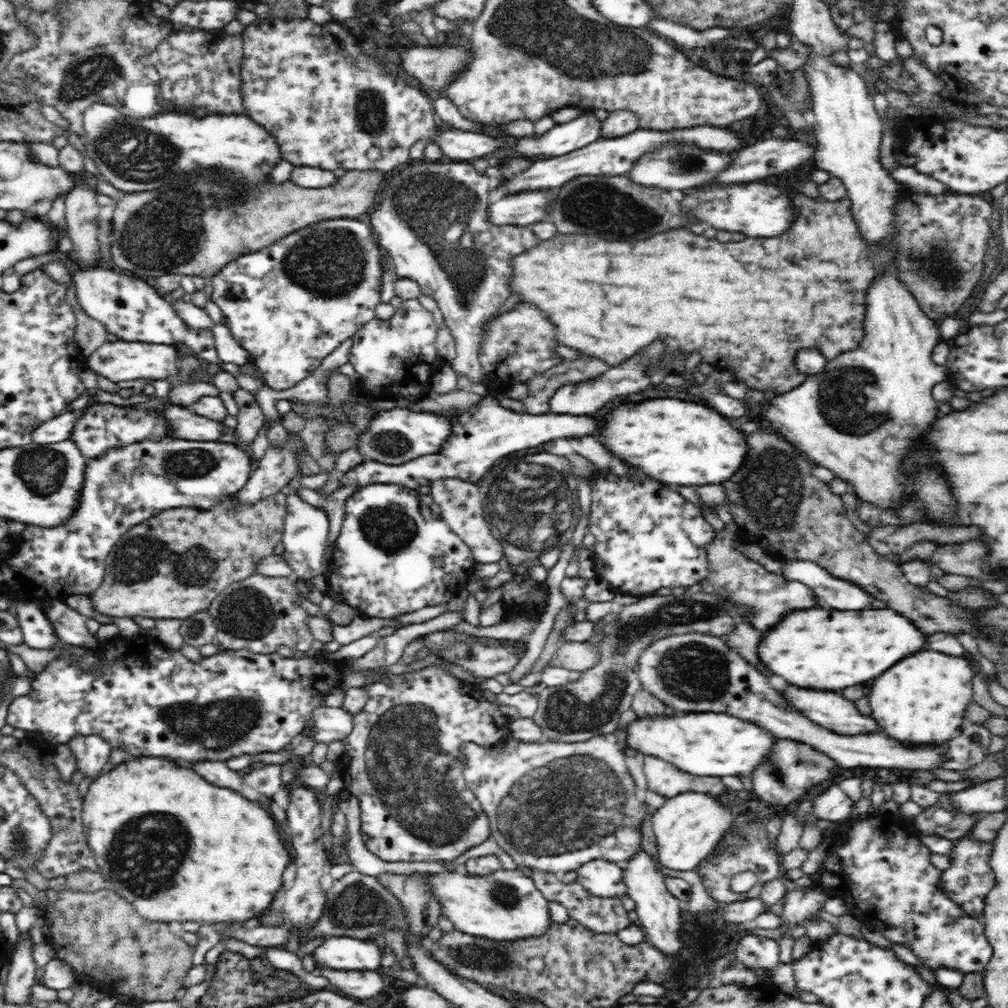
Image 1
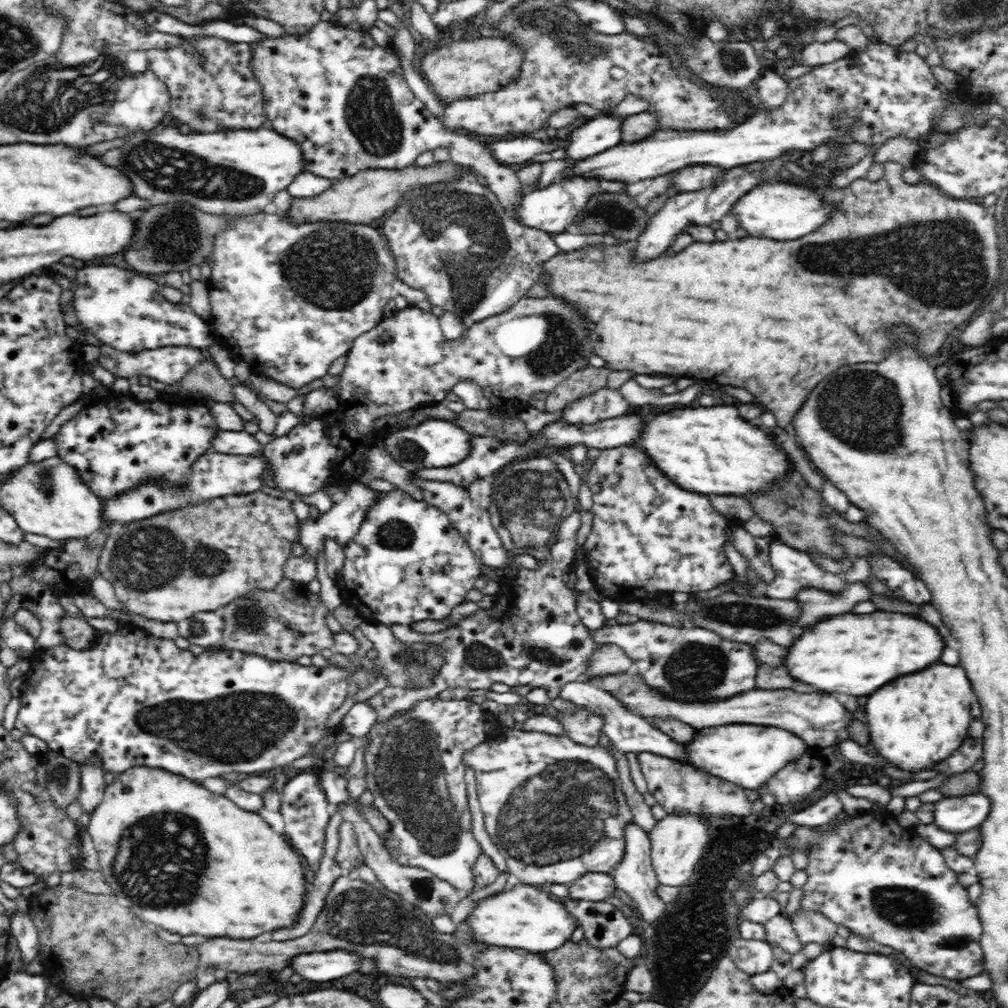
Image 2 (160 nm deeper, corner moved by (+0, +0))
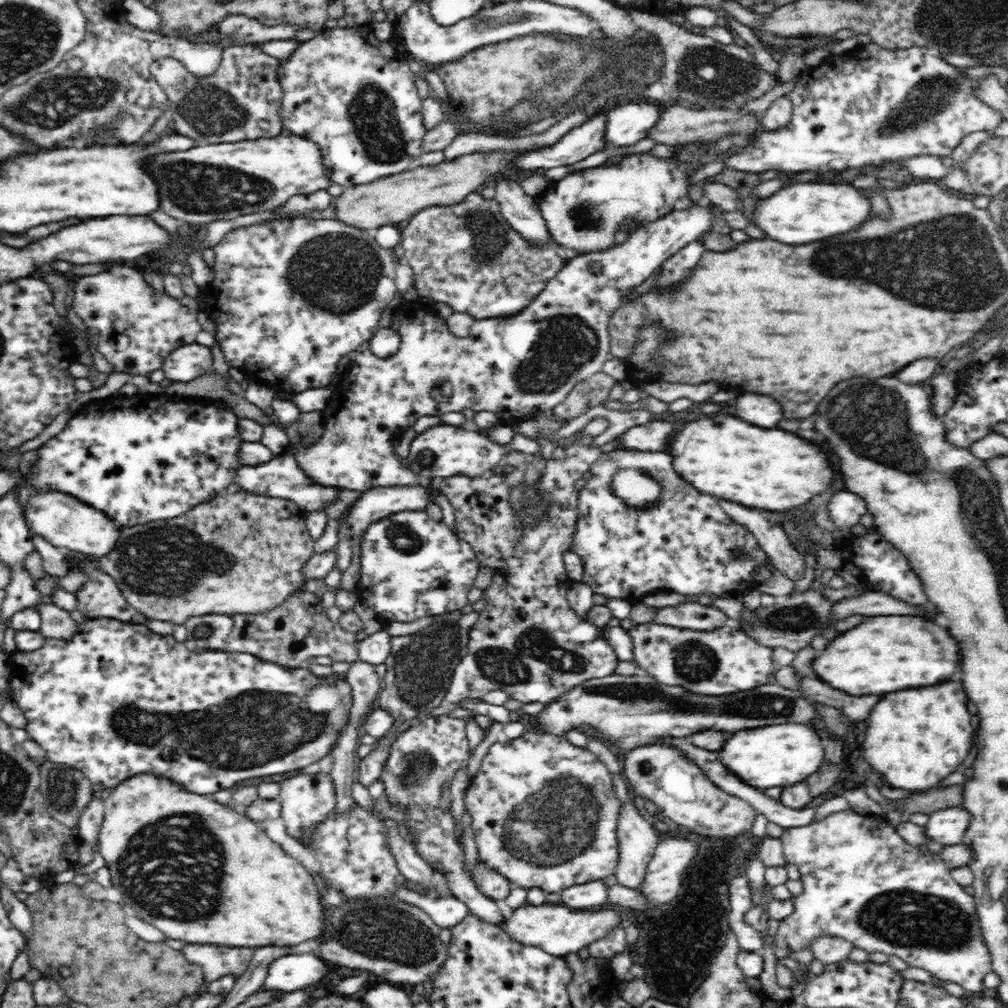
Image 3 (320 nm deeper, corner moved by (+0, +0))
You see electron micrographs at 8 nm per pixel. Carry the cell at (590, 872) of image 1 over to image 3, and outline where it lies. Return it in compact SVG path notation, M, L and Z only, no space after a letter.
M600 880L572 885L560 891L561 903L572 910L601 908L607 902L608 889Z

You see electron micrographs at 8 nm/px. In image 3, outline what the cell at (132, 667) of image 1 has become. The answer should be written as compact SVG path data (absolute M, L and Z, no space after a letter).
M99 617L96 619L88 618L85 622L77 624L76 633L72 637L66 639L47 638L42 648L32 652L26 652L25 650L20 650L16 647L16 649L7 654L6 664L10 671L10 701L17 704L26 717L27 725L25 726L25 730L27 730L27 733L30 734L30 738L32 738L31 740L36 741L42 748L44 748L48 761L55 764L66 764L71 768L80 770L80 772L86 775L86 778L90 779L90 782L94 786L93 790L96 794L103 791L105 788L115 789L117 785L122 784L125 780L128 780L128 777L145 773L152 774L154 776L164 776L165 779L173 781L178 785L183 785L185 789L188 788L188 792L200 792L202 796L206 794L214 795L214 793L218 792L218 790L226 790L226 788L234 786L237 782L248 780L248 778L256 778L256 776L274 776L274 774L284 774L284 772L288 772L288 774L295 774L296 772L292 772L292 770L300 770L300 768L304 769L310 764L318 763L322 760L322 758L333 752L334 746L336 746L337 740L340 738L340 732L342 732L343 728L347 725L350 715L349 712L351 710L351 706L353 705L353 692L351 686L346 680L340 678L340 675L330 675L330 684L334 686L334 688L332 688L332 694L336 694L336 698L338 698L338 700L334 702L334 710L332 710L332 702L330 702L330 712L318 712L318 710L314 710L314 706L318 706L318 702L316 702L316 700L318 700L318 696L314 696L314 692L312 692L312 690L314 690L314 686L318 686L318 684L326 684L324 679L327 679L327 677L324 676L324 678L320 678L318 675L314 675L314 673L312 673L309 669L306 669L306 666L290 669L288 667L284 667L283 665L279 665L276 663L276 660L263 660L257 656L252 656L252 653L246 654L226 652L224 650L205 650L202 654L197 654L194 651L187 650L186 647L184 647L184 642L176 641L172 635L164 637L152 633L147 626L143 626L142 624L124 623L123 621L107 617Z

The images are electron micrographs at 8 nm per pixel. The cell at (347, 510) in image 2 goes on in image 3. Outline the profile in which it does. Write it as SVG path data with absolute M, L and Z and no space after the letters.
M421 481L420 484L404 486L404 487L386 487L386 488L372 488L364 492L362 500L348 512L348 520L344 524L340 524L338 530L339 541L335 547L338 553L338 566L340 572L346 571L351 564L352 559L352 546L356 542L356 538L363 534L367 528L374 522L382 518L391 516L393 513L401 512L402 510L419 510L419 512L427 512L430 504L437 504L431 499L428 484Z

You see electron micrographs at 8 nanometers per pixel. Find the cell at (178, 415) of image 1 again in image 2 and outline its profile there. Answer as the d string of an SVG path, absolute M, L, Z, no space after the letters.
M218 431L213 440L214 451L219 453L233 453L244 456L260 456L263 445L254 435L246 431Z

